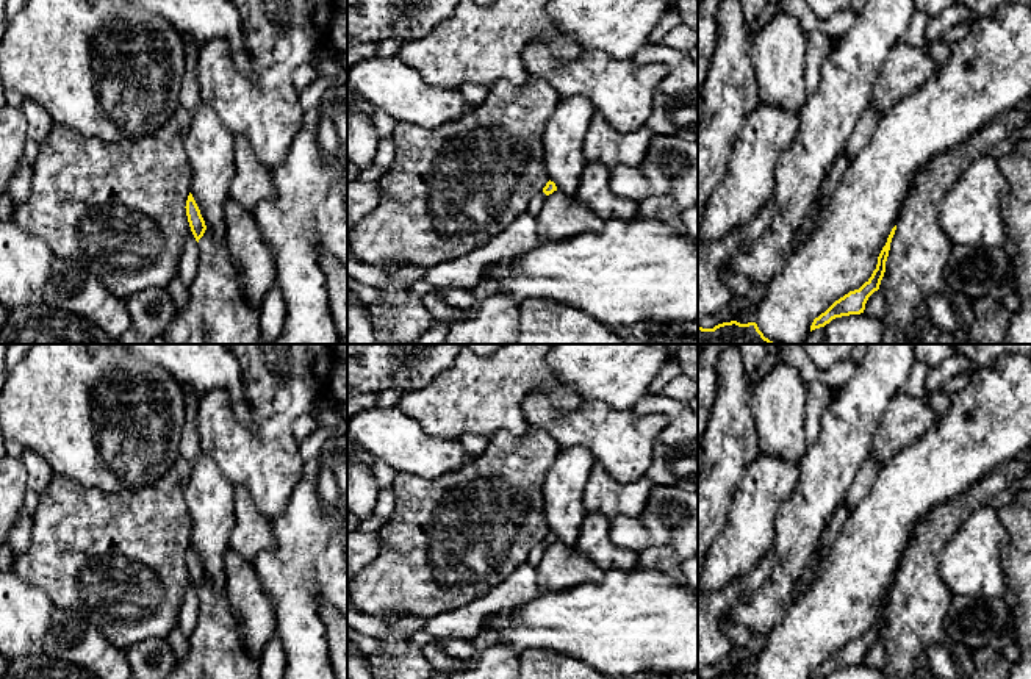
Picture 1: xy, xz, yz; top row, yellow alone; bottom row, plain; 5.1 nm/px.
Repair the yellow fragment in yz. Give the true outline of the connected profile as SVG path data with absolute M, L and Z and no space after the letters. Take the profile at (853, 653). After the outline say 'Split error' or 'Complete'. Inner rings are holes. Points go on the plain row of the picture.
M896 576L892 579L886 596L878 607L878 615L871 627L859 640L850 641L848 645L835 651L824 663L814 670L810 679L824 677L835 668L864 663L868 648L879 640L895 580Z. Complete

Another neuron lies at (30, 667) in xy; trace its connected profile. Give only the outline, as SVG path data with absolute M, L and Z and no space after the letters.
M45 654L17 657L9 662L3 679L100 679L97 674Z

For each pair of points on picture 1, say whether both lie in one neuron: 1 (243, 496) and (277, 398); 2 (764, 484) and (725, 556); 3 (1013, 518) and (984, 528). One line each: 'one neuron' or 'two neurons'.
1: two neurons
2: one neuron
3: two neurons

